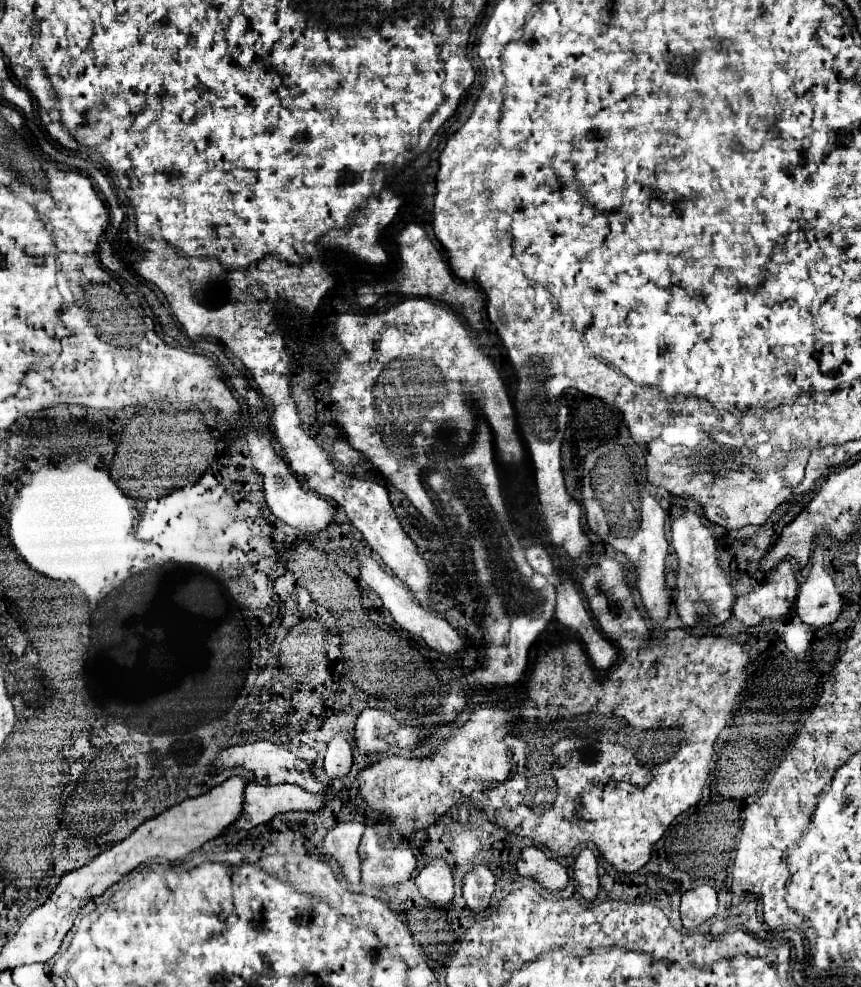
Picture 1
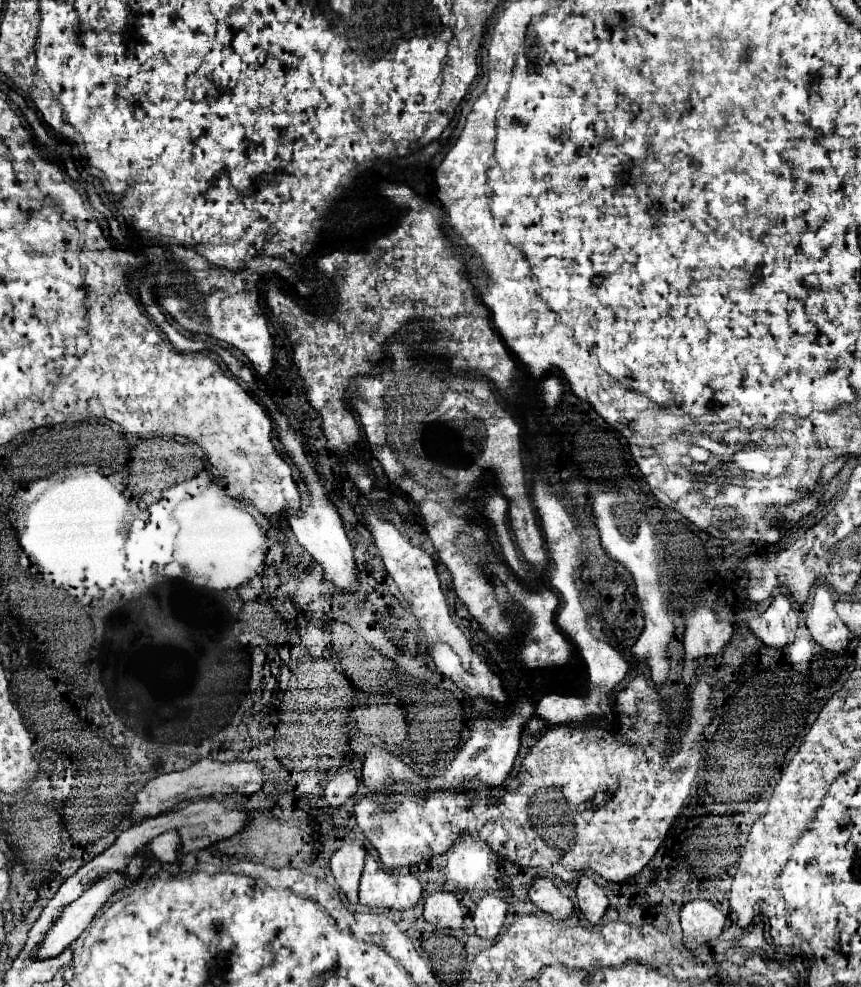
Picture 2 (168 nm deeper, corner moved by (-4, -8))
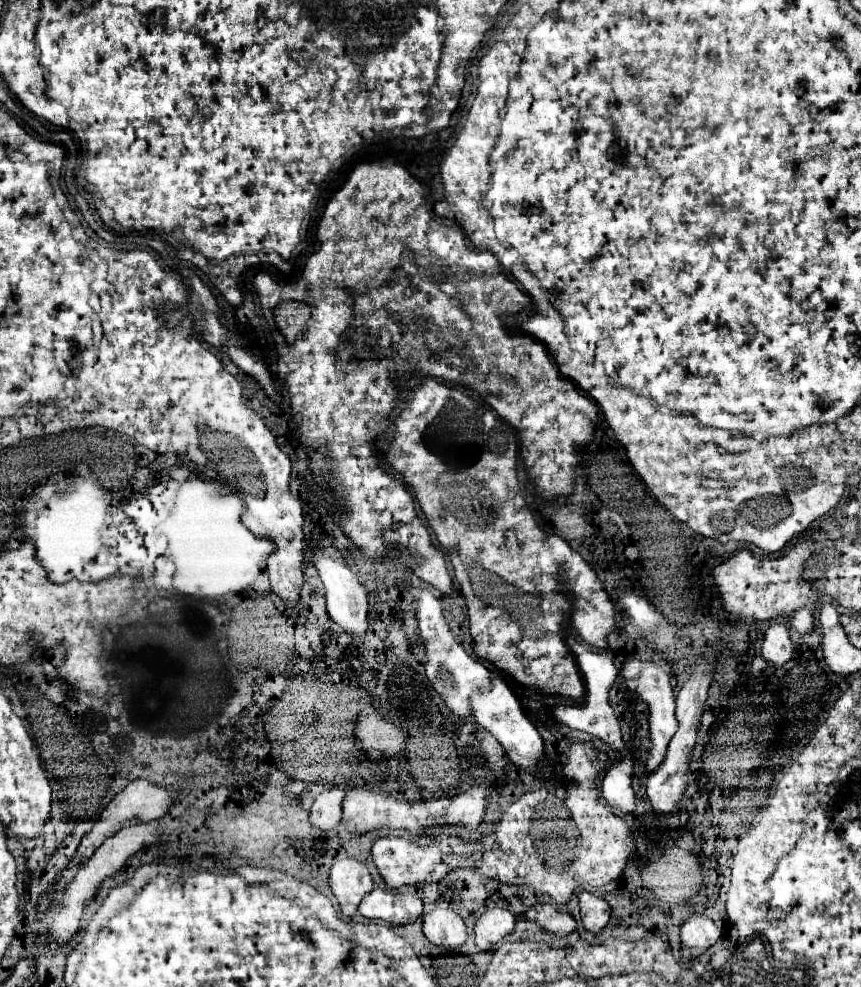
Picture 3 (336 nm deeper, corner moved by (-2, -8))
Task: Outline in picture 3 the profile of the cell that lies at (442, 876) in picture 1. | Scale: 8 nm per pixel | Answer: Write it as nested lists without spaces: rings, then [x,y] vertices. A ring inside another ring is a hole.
[[[434,910],[424,916],[424,934],[444,952],[454,952],[466,942],[464,920],[454,910]]]

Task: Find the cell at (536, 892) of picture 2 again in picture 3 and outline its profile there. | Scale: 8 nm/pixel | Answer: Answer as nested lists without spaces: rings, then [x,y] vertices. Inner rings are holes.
[[[538,904],[538,906],[532,906],[526,914],[524,914],[526,920],[538,924],[538,928],[546,930],[546,932],[552,932],[554,936],[568,936],[570,932],[576,930],[576,920],[570,916],[570,914],[562,914],[558,912],[554,906],[550,904]]]

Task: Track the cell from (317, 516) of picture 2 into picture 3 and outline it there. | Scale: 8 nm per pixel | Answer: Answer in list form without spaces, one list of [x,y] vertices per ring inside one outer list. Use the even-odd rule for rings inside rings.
[[[312,554],[312,562],[324,582],[326,588],[326,606],[330,618],[352,638],[352,640],[364,640],[368,632],[368,594],[358,582],[356,574],[350,572],[350,568],[340,560],[338,554]]]

